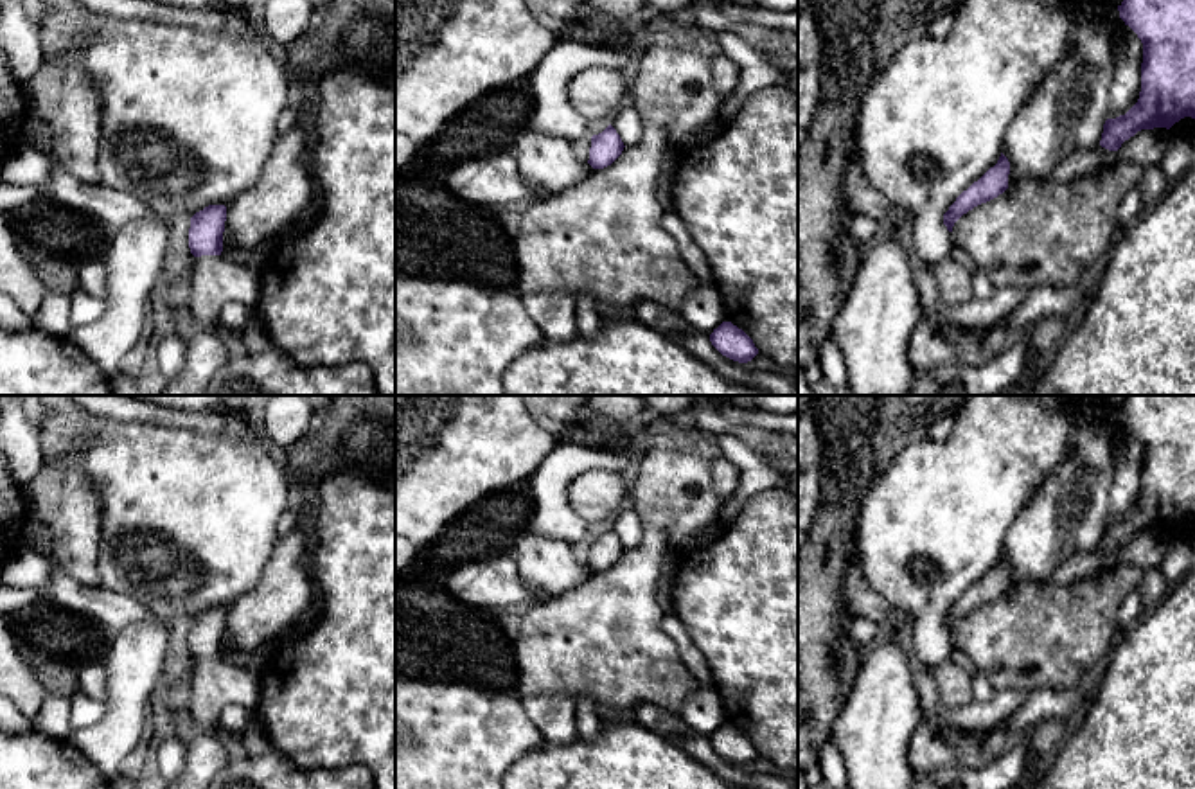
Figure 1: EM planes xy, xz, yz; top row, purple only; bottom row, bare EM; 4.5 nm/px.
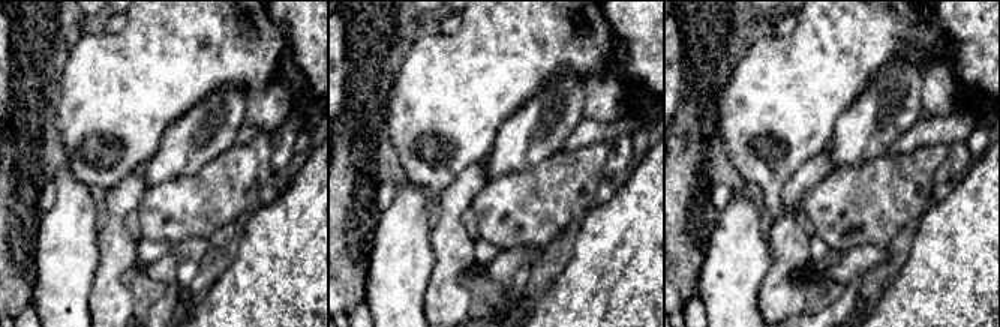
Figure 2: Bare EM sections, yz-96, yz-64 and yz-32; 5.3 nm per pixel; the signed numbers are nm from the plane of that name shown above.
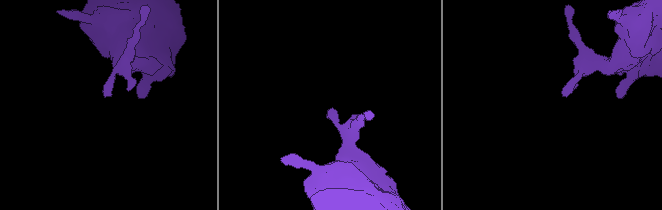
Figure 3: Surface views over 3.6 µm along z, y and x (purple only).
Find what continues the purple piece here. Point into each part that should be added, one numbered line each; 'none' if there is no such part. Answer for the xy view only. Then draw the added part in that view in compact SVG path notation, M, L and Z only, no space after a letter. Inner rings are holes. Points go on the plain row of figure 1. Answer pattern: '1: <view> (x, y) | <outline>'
1: xy (214, 683) | M201 658L185 692L185 708L199 728L187 744L185 771L169 789L208 789L212 778L232 758L217 726L225 706L257 705L261 681L225 658Z

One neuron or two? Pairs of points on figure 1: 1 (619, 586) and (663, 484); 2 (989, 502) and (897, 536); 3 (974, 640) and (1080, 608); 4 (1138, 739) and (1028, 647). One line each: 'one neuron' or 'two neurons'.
1: one neuron
2: one neuron
3: one neuron
4: two neurons

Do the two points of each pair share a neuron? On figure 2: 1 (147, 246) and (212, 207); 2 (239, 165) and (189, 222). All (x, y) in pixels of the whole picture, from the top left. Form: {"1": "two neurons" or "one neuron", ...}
{"1": "two neurons", "2": "one neuron"}

